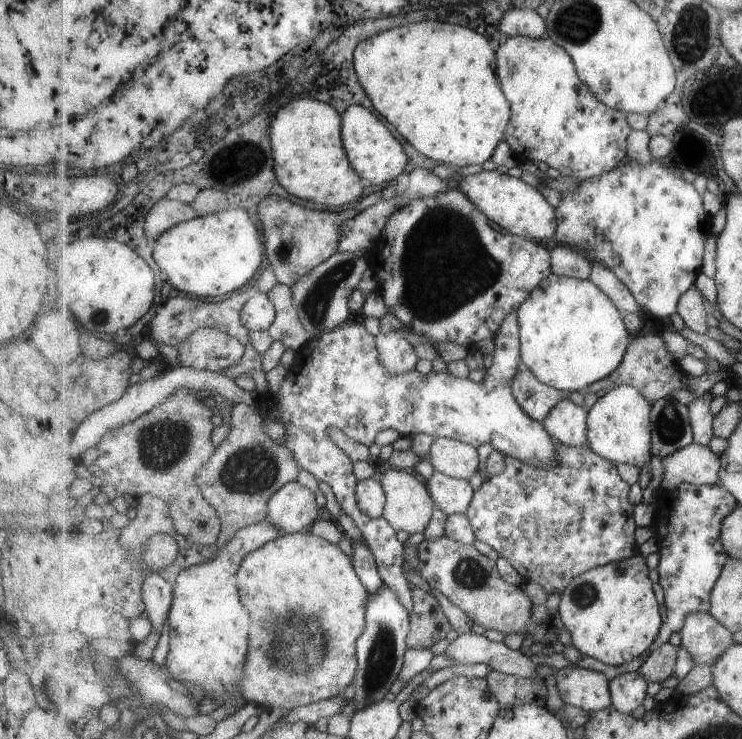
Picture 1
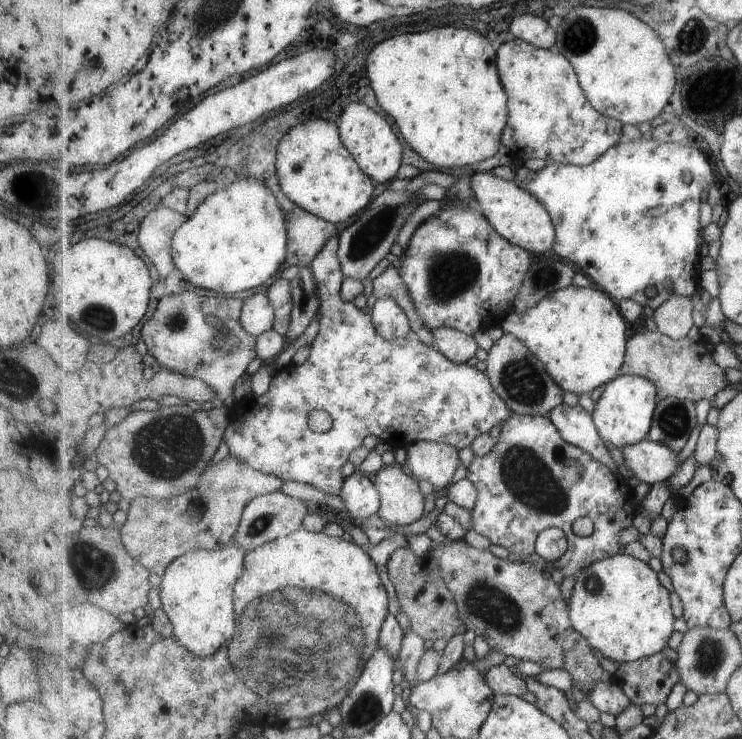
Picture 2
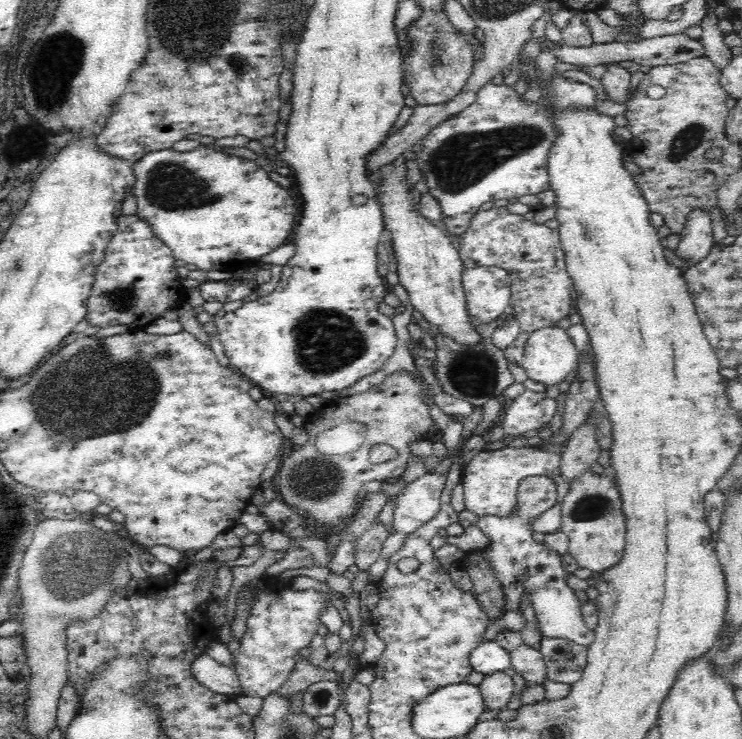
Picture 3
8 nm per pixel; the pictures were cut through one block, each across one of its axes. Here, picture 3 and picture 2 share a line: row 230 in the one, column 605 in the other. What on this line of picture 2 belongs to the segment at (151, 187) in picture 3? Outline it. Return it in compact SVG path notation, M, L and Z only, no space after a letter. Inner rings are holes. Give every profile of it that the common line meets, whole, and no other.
M647 135L643 140L630 141L623 136L622 141L613 148L610 148L601 158L598 158L592 165L567 165L565 163L550 163L545 168L537 171L533 179L521 181L515 178L518 185L523 186L531 194L534 194L550 211L556 226L557 238L555 239L553 253L559 258L575 266L577 270L592 280L593 285L599 286L601 290L615 298L617 302L621 300L637 301L641 307L649 306L656 311L666 300L672 296L691 297L699 286L701 280L701 192L711 190L711 185L715 185L715 176L711 170L709 160L701 150L692 147L671 143L660 143Z

